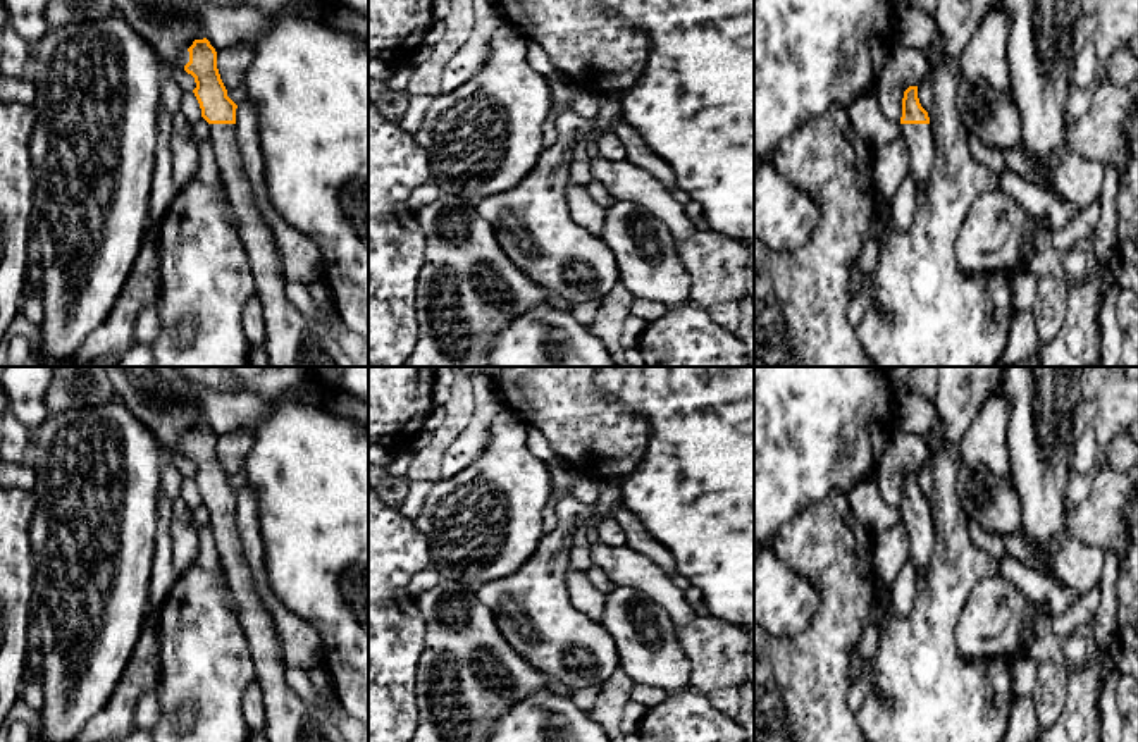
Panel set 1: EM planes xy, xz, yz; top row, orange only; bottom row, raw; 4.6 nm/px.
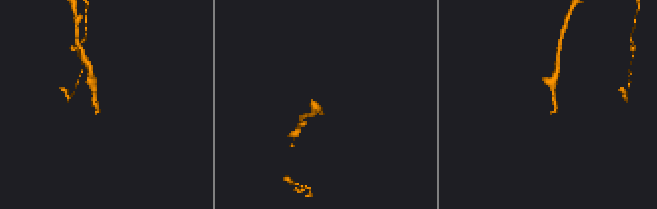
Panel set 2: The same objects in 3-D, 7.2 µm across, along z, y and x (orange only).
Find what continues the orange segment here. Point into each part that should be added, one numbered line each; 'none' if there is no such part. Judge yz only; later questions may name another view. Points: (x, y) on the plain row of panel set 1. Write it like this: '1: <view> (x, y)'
1: yz (918, 524)

